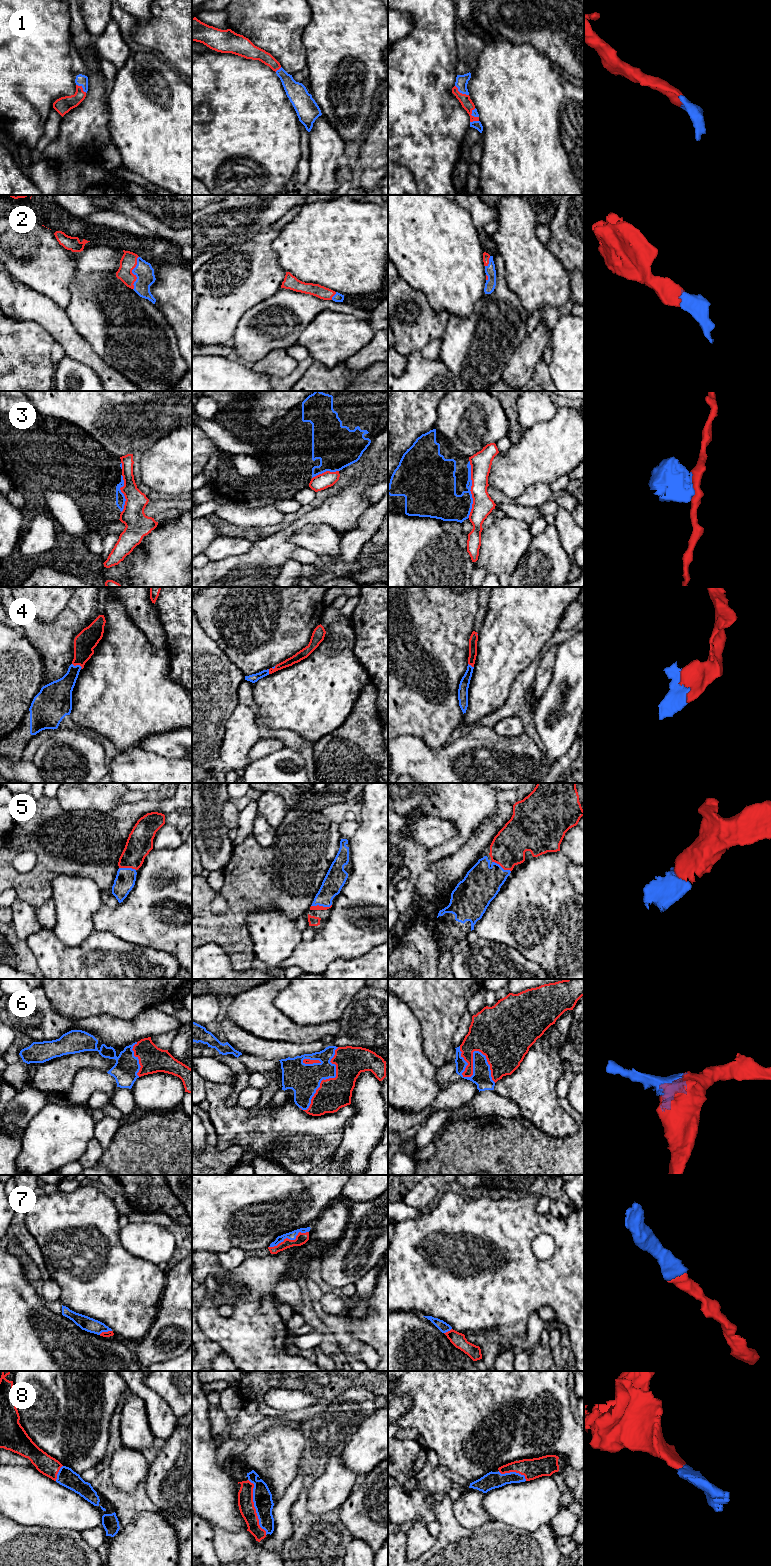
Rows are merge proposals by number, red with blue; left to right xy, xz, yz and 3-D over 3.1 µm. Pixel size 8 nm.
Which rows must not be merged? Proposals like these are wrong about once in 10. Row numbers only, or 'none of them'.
3

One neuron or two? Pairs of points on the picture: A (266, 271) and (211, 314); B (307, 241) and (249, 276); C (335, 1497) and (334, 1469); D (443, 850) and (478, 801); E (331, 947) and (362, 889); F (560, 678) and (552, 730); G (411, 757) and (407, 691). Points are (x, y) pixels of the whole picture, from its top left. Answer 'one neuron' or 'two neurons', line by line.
A: one neuron
B: two neurons
C: one neuron
D: one neuron
E: one neuron
F: one neuron
G: two neurons

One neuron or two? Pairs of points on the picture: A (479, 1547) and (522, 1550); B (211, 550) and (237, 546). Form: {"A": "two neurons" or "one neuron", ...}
{"A": "one neuron", "B": "one neuron"}

